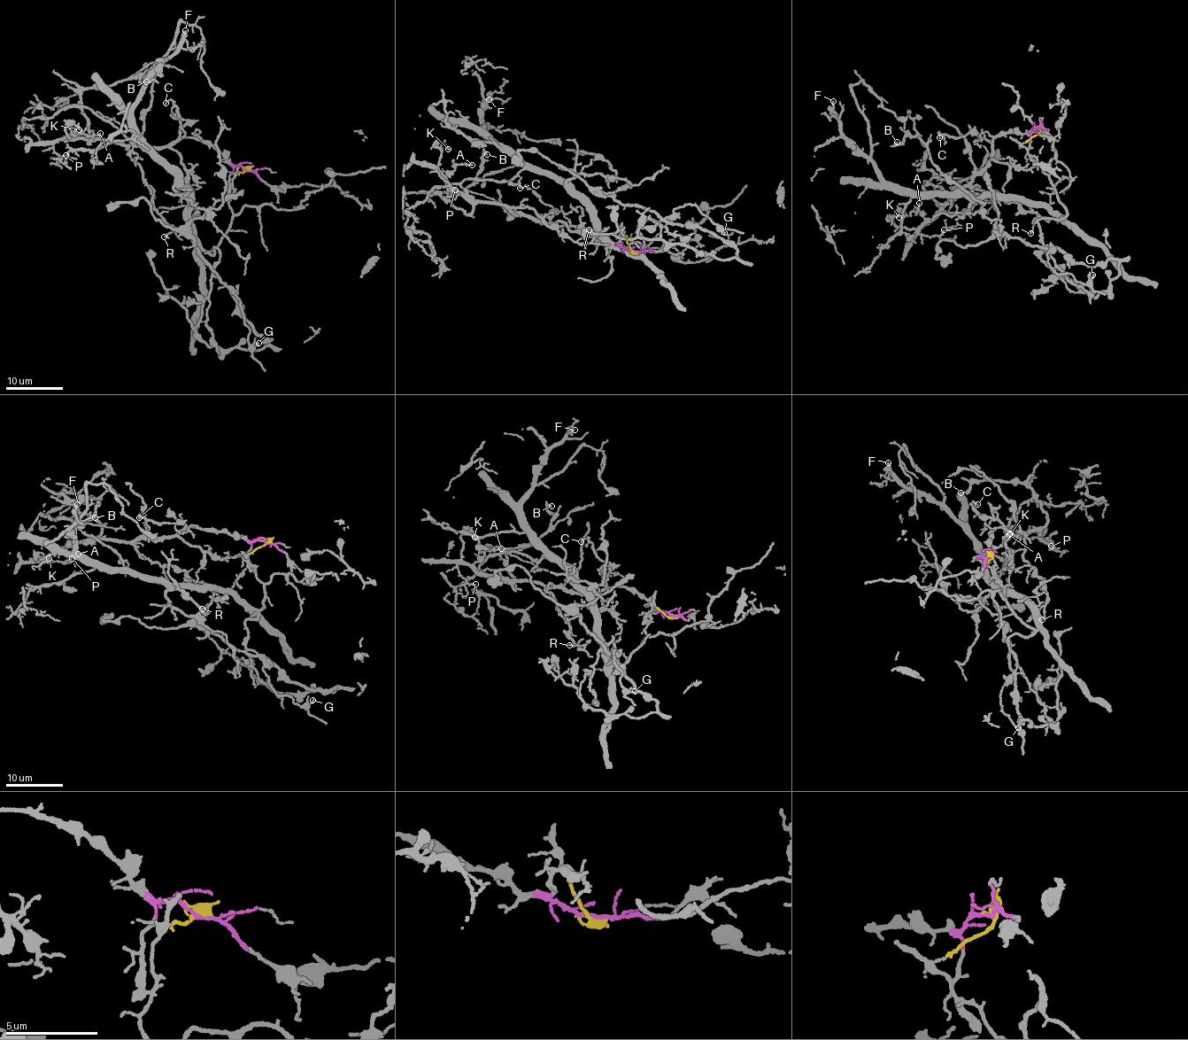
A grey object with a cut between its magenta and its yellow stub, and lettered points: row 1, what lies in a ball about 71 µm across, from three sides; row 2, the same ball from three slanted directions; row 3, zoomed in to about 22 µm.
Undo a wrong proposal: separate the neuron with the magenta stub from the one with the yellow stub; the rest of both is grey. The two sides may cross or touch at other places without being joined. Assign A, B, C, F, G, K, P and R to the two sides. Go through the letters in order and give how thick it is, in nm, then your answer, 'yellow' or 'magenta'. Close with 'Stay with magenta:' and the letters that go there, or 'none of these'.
A: calibre 110 nm; magenta
B: calibre 90 nm; magenta
C: calibre 120 nm; magenta
F: calibre 190 nm; yellow
G: calibre 140 nm; yellow
K: calibre 130 nm; magenta
P: calibre 80 nm; magenta
R: calibre 120 nm; magenta
Stay with magenta: A, B, C, K, P, R

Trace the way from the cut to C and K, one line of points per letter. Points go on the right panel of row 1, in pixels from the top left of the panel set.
C: (1039, 128), (1026, 135), (1014, 132), (998, 135), (991, 143), (969, 133), (952, 137), (940, 133), (940, 138)
K: (1039, 128), (1026, 135), (1006, 132), (994, 138), (987, 163), (916, 229), (892, 222), (891, 216), (899, 217)

